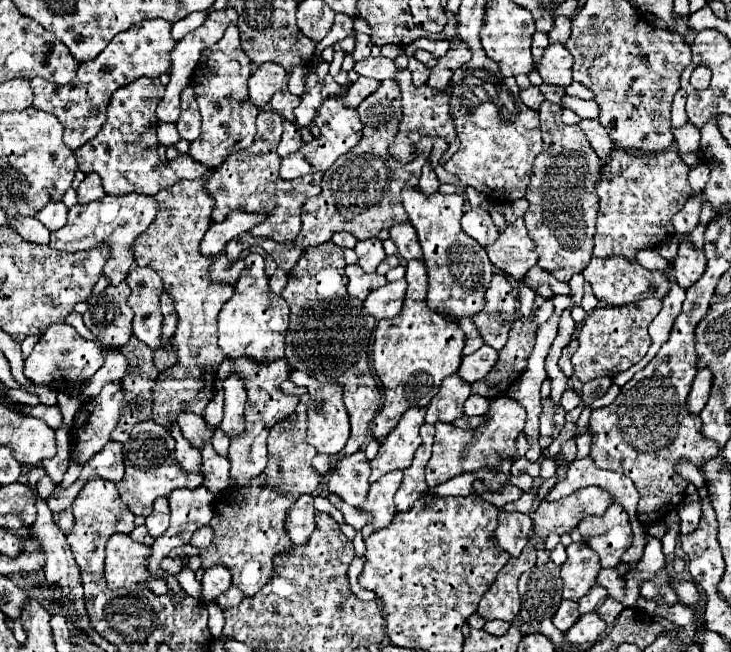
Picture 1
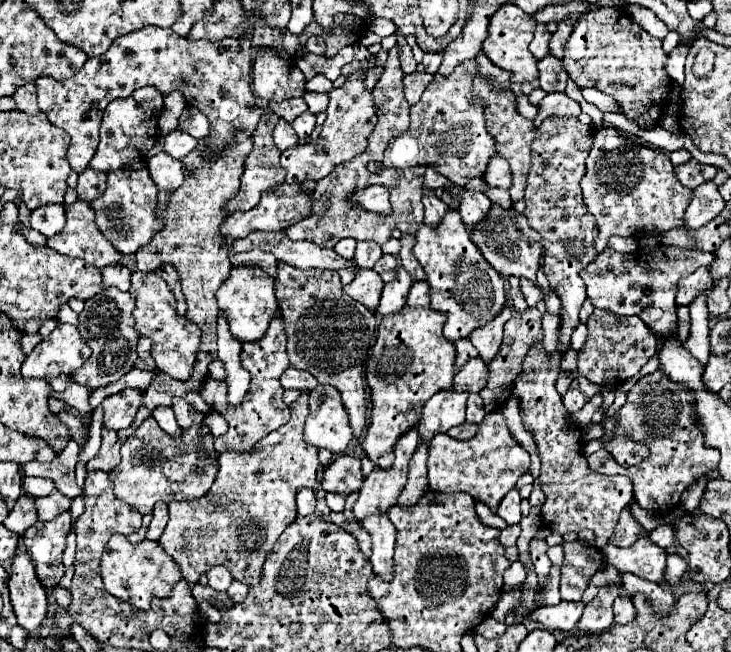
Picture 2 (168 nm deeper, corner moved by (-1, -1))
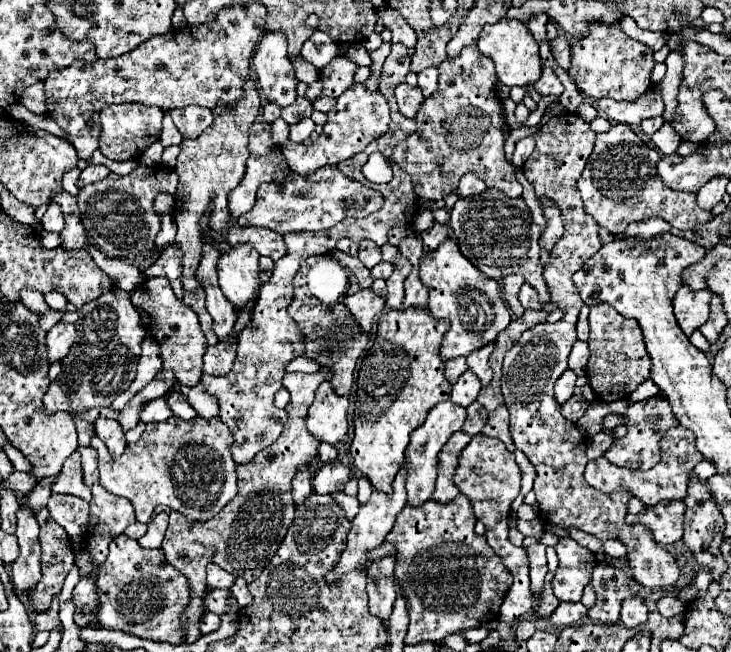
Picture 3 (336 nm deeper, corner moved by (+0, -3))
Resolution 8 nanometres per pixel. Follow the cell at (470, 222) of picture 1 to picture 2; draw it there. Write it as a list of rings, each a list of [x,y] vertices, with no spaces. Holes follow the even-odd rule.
[[[462,190],[460,192],[460,206],[458,206],[458,212],[464,220],[466,226],[474,228],[490,210],[492,202],[488,200],[488,196],[484,192],[472,192],[472,190]]]

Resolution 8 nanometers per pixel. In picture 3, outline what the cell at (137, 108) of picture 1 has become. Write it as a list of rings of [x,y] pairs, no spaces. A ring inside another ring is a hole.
[[[139,102],[107,106],[105,110],[101,110],[101,128],[103,128],[99,138],[101,154],[111,160],[139,158],[155,140],[159,140],[161,120],[163,120],[163,110],[157,106],[143,106]]]

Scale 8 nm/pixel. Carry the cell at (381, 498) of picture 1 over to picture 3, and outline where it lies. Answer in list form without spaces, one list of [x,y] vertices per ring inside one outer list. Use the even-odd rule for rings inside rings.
[[[395,556],[375,558],[367,568],[369,572],[369,582],[367,582],[369,610],[371,614],[379,616],[383,622],[389,620],[393,602],[397,598],[393,568],[395,568]]]

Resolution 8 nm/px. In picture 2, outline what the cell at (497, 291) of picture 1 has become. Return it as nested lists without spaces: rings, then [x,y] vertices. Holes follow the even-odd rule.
[[[504,306],[504,310],[494,320],[490,320],[486,326],[474,330],[474,334],[470,336],[472,346],[478,350],[478,356],[486,364],[496,356],[496,352],[498,352],[498,348],[502,344],[504,324],[510,320],[510,316],[512,316],[512,310],[508,306]]]

